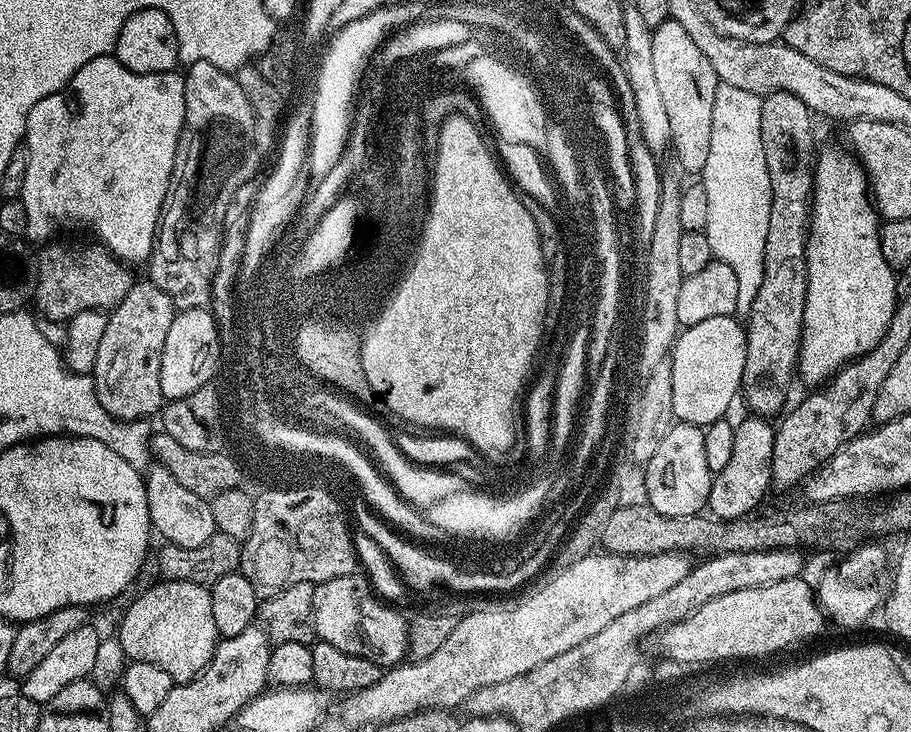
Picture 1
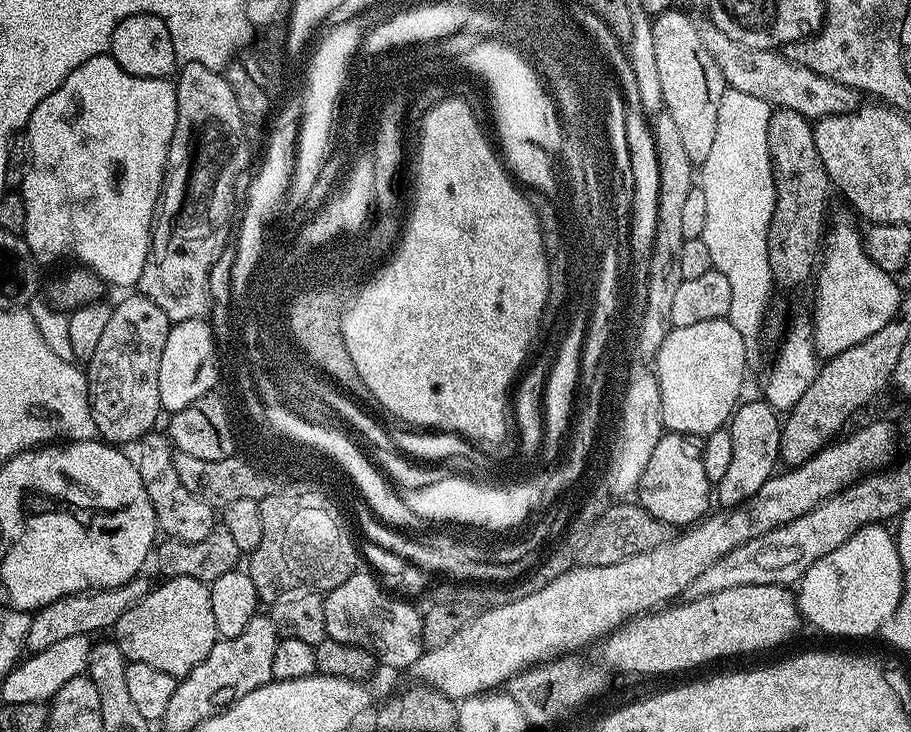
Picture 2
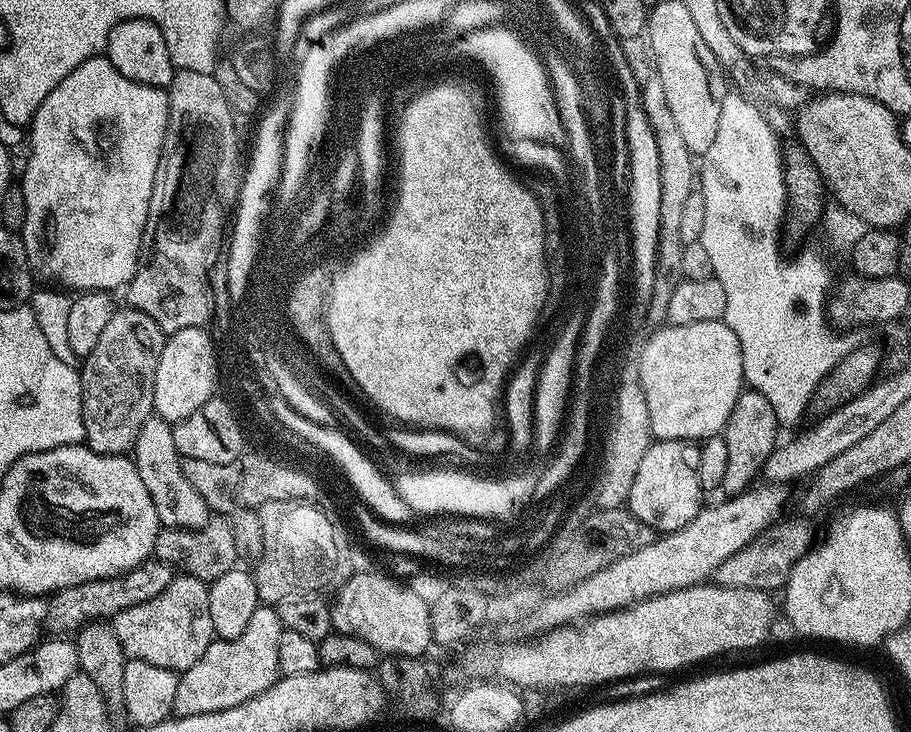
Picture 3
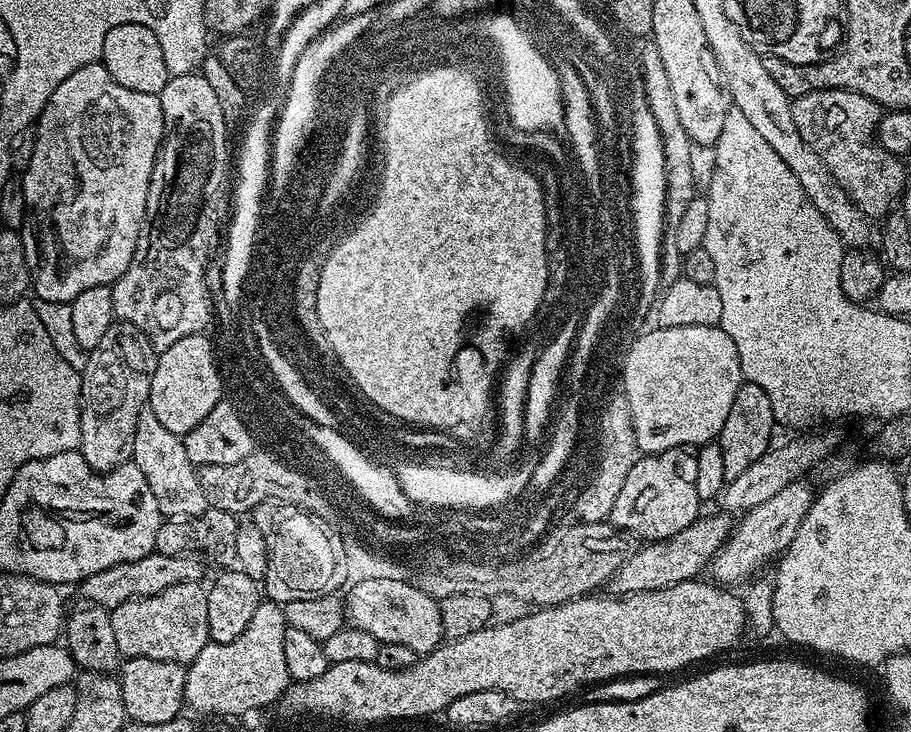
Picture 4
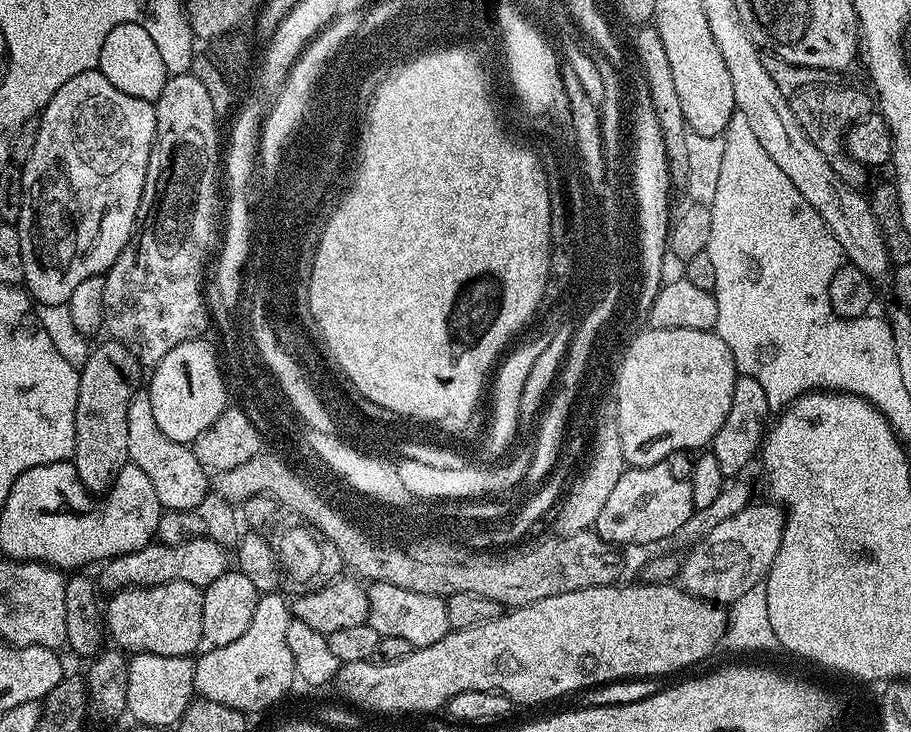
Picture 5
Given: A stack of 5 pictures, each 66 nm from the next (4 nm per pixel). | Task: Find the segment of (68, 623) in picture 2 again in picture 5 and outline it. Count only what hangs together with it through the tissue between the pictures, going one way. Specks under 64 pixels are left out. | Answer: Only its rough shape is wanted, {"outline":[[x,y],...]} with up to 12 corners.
{"outline":[[198,538],[153,542],[99,569],[108,594],[190,582],[229,568],[229,549]]}

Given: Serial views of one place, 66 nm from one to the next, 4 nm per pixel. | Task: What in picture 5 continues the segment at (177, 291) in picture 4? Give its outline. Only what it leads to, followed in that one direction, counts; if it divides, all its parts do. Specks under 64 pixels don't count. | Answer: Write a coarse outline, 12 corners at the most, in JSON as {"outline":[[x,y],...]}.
{"outline":[[169,75],[138,227],[104,273],[104,328],[141,365],[210,328],[218,117]]}

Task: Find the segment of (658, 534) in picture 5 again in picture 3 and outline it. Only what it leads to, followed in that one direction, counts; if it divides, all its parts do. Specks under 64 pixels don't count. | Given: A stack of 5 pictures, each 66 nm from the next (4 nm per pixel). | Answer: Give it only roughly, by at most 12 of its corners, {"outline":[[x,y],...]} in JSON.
{"outline":[[656,440],[627,511],[653,533],[682,530],[705,503],[699,447]]}

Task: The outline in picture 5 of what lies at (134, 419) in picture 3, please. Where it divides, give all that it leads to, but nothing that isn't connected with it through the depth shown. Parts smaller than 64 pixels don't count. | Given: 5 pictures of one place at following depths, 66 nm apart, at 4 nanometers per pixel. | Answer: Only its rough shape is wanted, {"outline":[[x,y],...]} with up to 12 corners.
{"outline":[[95,345],[79,369],[74,463],[107,493],[124,465],[126,410],[142,365]]}

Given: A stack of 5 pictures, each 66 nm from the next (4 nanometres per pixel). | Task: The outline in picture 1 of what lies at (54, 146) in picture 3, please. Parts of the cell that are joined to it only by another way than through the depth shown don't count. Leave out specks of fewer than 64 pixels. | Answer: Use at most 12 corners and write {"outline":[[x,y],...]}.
{"outline":[[99,56],[38,102],[27,239],[143,265],[186,118],[179,71]]}

